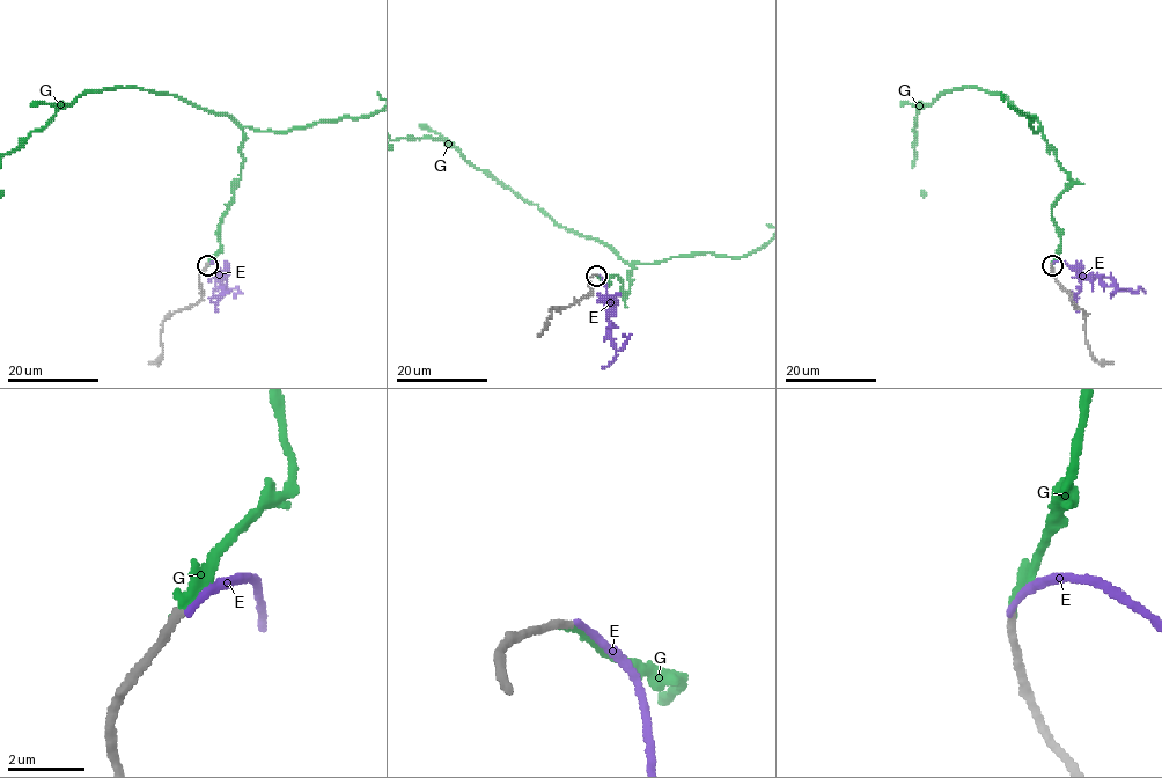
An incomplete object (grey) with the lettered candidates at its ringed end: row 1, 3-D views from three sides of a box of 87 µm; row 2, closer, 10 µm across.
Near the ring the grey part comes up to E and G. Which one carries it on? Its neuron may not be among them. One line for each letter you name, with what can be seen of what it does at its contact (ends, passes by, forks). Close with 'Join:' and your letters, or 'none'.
G: it ends there
Join: G

